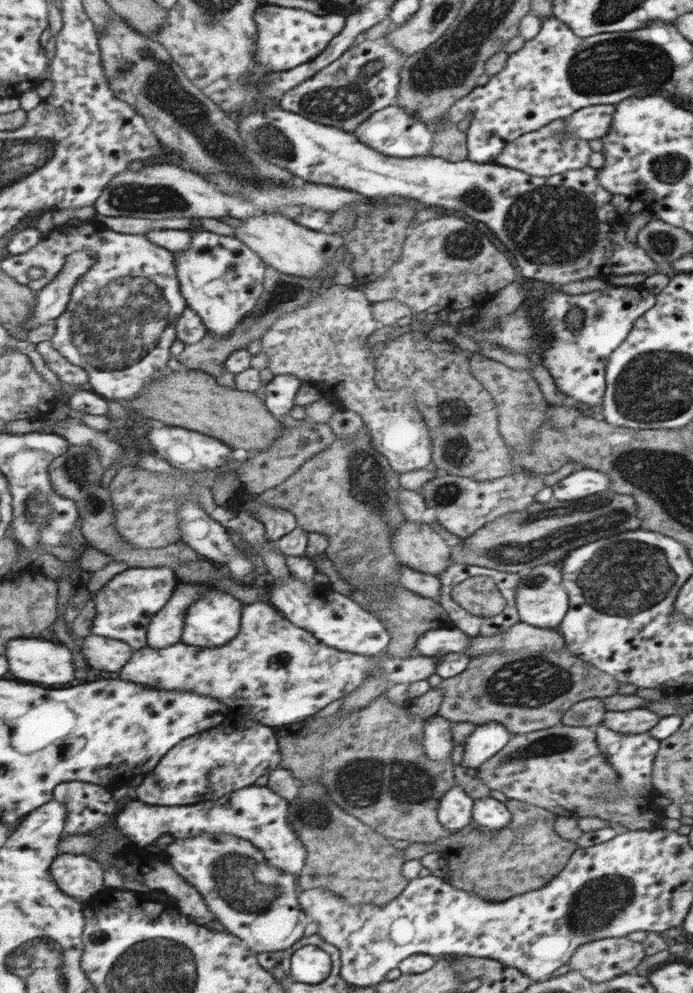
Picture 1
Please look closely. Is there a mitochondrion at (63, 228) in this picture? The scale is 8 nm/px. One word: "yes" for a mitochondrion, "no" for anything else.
no

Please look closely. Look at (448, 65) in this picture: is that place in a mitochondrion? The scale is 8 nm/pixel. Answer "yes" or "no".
yes

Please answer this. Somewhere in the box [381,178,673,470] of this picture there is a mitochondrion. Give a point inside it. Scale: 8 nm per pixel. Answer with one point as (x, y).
(553, 225)

